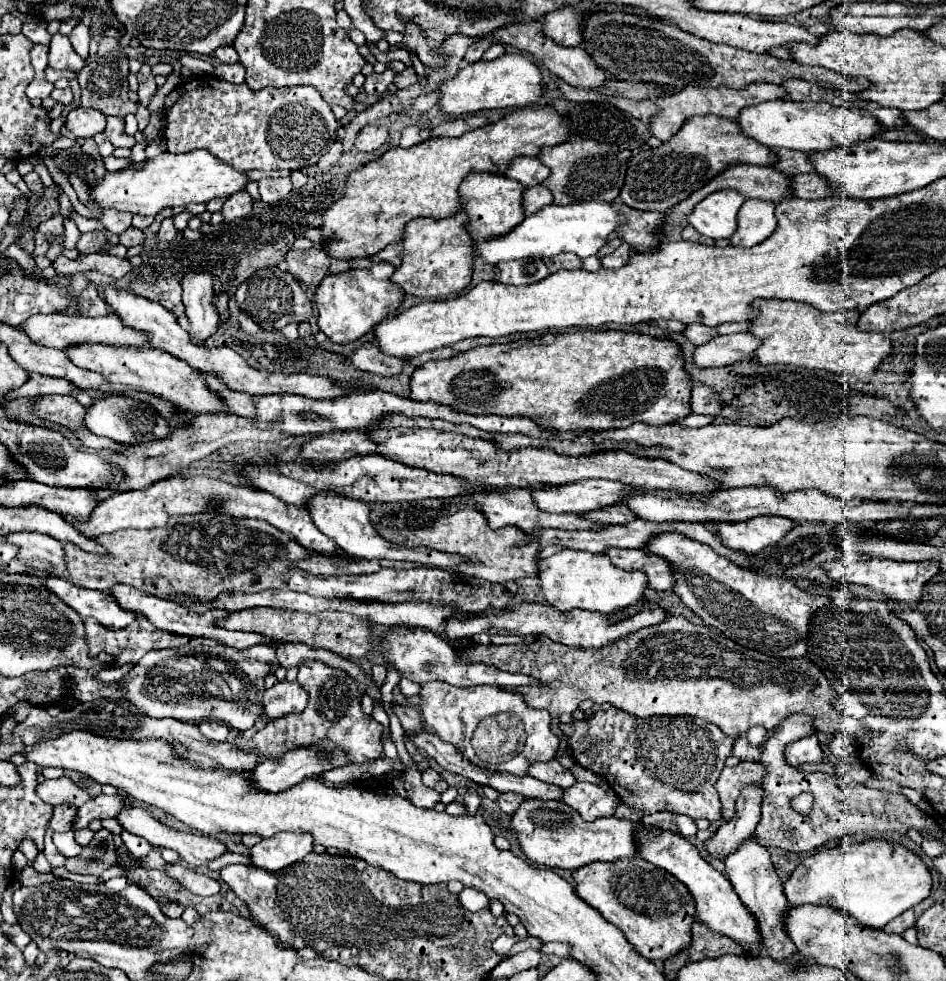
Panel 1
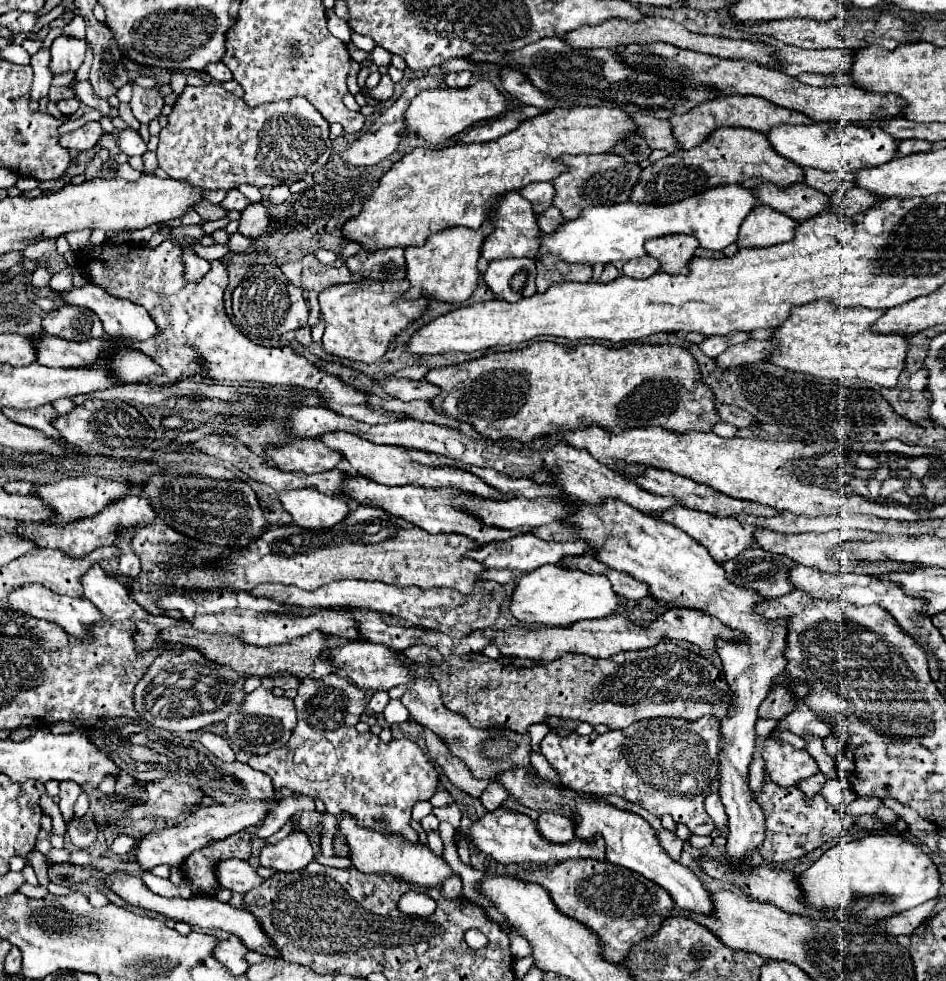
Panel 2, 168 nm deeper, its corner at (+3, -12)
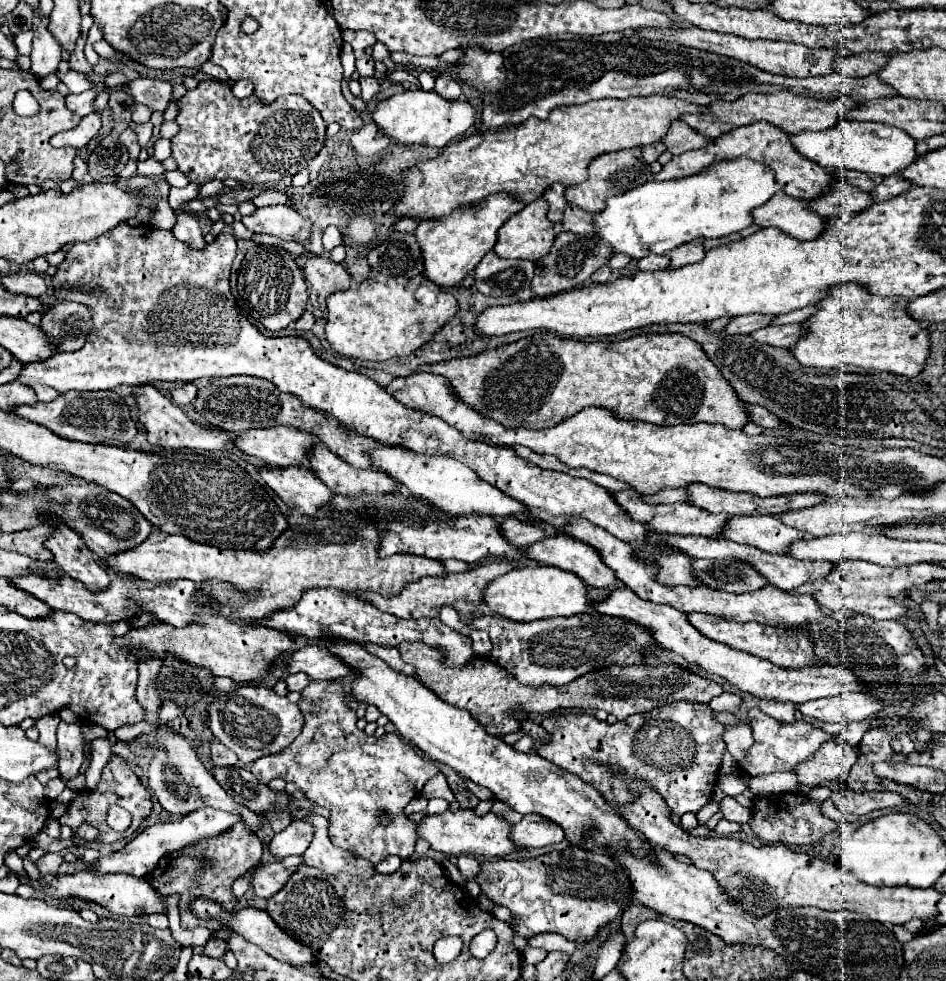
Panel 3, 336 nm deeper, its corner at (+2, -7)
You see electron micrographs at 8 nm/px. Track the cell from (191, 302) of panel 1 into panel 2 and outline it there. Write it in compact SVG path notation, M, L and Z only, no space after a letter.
M184 245L184 253L182 253L182 263L184 263L184 279L190 283L198 283L200 277L204 277L204 273L210 271L210 263L202 257L198 257L192 249L192 245Z

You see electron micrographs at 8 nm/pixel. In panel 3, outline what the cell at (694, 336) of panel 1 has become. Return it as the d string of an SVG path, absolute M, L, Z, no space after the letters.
M747 314L733 318L729 326L725 328L729 334L751 334L767 324L773 324L773 316L761 316L761 314Z

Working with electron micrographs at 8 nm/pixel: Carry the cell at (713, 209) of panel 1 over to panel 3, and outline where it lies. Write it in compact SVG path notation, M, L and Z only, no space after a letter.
M719 160L693 176L653 180L625 194L611 196L603 212L595 214L595 228L617 252L635 260L647 254L667 254L695 238L721 238L753 224L753 208L781 192L771 168L757 160Z

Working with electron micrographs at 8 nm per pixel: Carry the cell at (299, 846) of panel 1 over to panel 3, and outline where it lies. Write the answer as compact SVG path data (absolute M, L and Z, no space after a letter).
M293 820L283 832L275 834L275 838L269 844L269 850L273 856L285 858L285 856L303 856L303 852L309 848L313 840L313 826L305 820Z

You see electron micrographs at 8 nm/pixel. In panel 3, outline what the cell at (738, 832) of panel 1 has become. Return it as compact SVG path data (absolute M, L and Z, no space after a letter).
M739 722L735 726L725 726L723 742L727 744L727 750L731 752L731 756L735 758L735 762L741 764L743 756L747 754L747 748L751 748L751 744L753 744L751 726L745 724L745 722Z

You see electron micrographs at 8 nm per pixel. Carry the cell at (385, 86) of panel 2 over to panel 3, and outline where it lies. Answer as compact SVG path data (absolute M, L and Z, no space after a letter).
M359 78L359 84L361 84L361 98L365 102L371 102L373 96L381 90L377 78Z

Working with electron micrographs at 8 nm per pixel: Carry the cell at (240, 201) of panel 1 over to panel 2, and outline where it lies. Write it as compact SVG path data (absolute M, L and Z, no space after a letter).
M262 203L248 205L240 213L238 233L246 235L246 237L260 237L268 231L268 223L270 223L270 215L268 215L268 209Z

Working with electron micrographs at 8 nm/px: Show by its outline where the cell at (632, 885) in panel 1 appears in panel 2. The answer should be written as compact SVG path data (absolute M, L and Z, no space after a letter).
M564 861L562 865L552 865L552 867L544 867L544 869L518 873L516 877L530 881L530 883L538 883L544 889L548 889L552 895L552 901L558 905L558 909L562 913L570 915L572 919L582 921L586 927L590 927L600 937L600 941L604 943L604 957L612 963L626 961L628 951L634 945L638 945L642 939L652 937L662 927L664 919L670 917L672 907L674 907L674 901L666 889L662 889L660 885L642 877L640 873L612 865L608 861Z

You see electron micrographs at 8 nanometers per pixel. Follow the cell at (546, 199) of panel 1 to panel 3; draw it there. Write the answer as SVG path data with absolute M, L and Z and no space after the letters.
M569 204L563 212L563 230L569 230L575 234L593 234L595 232L593 216L583 208Z

